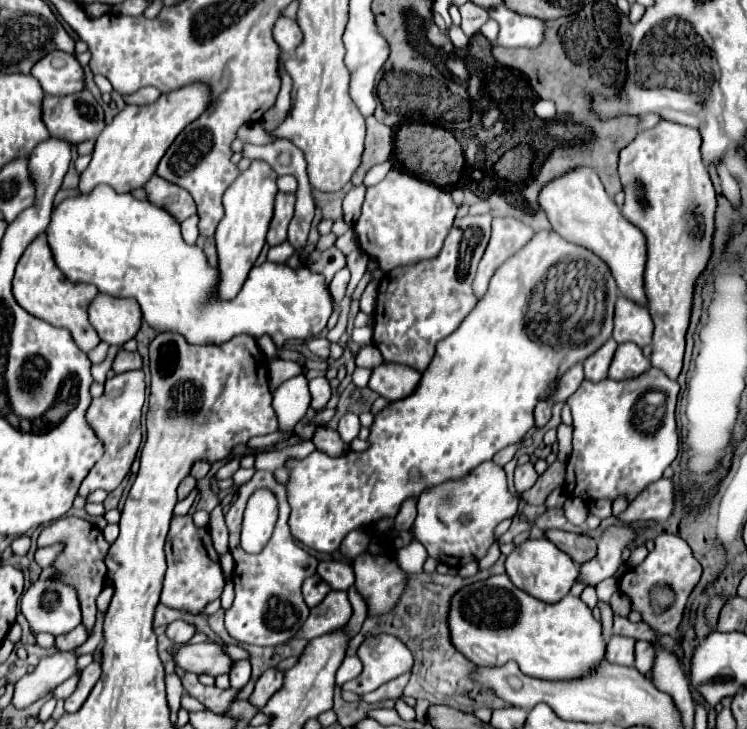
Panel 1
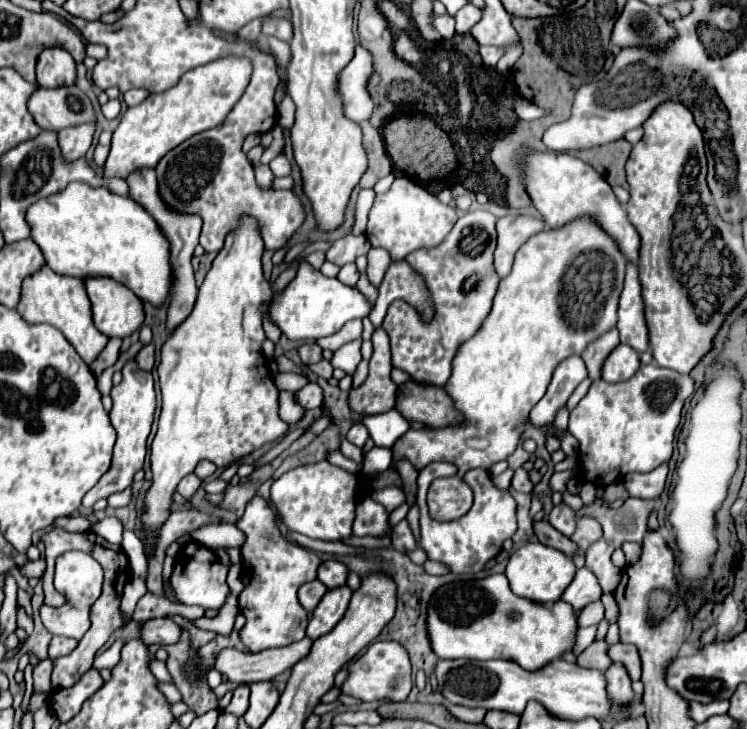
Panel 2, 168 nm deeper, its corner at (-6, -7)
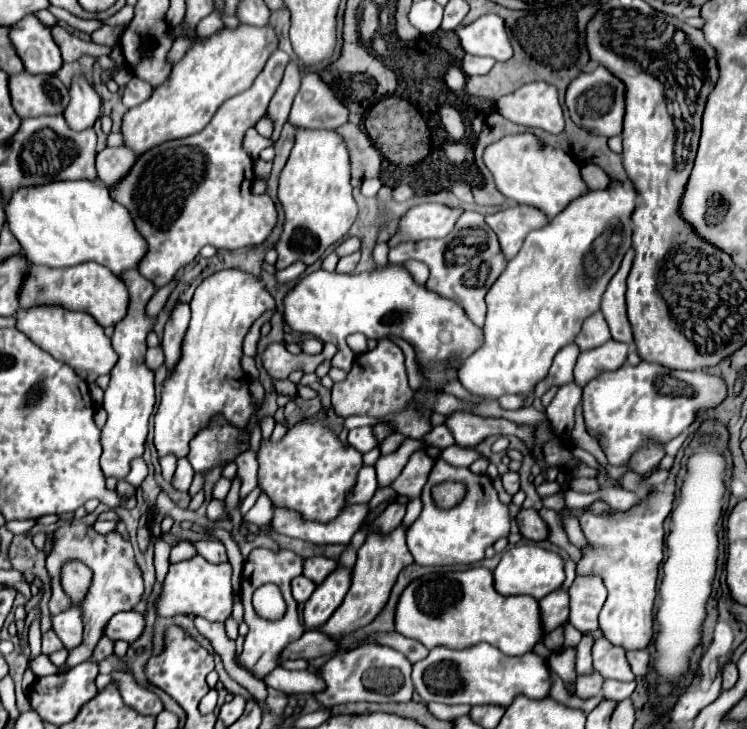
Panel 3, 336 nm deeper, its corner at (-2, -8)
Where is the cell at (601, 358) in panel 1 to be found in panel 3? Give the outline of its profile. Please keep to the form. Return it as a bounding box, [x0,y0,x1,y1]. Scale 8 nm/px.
[575,312,611,350]

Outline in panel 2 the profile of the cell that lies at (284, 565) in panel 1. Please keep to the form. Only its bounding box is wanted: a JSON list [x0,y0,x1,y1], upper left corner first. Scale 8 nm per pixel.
[235,495,321,653]

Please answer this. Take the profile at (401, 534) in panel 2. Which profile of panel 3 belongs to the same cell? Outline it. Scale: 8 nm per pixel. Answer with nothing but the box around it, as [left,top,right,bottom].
[402,498,422,527]

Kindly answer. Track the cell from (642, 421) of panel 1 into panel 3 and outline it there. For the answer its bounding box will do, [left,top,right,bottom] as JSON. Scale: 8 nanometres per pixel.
[583,364,727,466]

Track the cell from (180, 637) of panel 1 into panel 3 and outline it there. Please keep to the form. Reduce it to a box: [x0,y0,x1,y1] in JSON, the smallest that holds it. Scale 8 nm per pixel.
[103,612,145,642]

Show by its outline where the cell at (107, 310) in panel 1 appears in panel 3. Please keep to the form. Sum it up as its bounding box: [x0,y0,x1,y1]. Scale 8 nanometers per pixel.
[19,262,129,328]

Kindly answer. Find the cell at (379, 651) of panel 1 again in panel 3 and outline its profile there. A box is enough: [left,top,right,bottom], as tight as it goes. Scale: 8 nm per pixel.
[315,644,413,708]

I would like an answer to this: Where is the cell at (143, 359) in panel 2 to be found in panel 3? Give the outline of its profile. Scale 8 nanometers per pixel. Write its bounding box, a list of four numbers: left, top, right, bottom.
[147,346,165,370]

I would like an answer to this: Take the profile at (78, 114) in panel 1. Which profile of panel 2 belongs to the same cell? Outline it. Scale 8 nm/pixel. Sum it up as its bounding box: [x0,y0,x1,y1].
[27,87,97,131]

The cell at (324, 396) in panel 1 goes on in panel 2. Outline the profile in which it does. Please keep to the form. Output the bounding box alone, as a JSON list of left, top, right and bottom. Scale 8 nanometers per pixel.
[297,383,323,409]

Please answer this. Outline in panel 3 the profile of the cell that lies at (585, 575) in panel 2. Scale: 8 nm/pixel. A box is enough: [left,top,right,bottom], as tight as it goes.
[539,590,569,636]

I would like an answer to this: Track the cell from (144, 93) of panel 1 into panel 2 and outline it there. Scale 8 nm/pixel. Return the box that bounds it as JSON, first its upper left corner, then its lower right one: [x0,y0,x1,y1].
[123,89,151,107]

